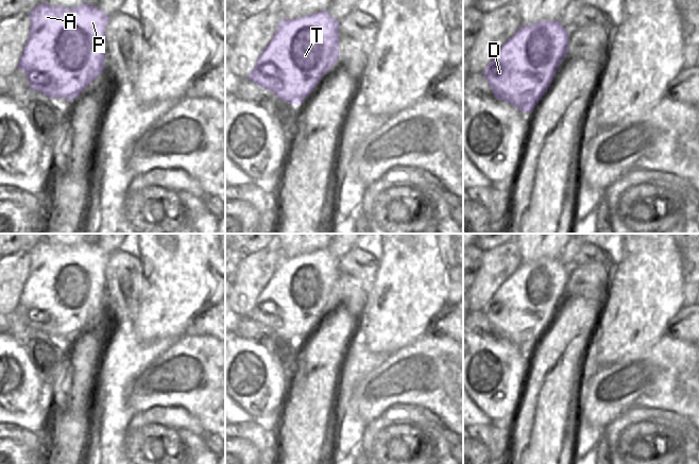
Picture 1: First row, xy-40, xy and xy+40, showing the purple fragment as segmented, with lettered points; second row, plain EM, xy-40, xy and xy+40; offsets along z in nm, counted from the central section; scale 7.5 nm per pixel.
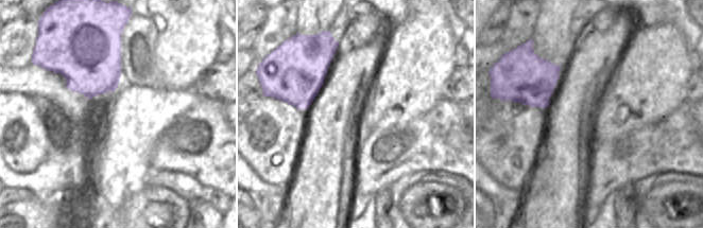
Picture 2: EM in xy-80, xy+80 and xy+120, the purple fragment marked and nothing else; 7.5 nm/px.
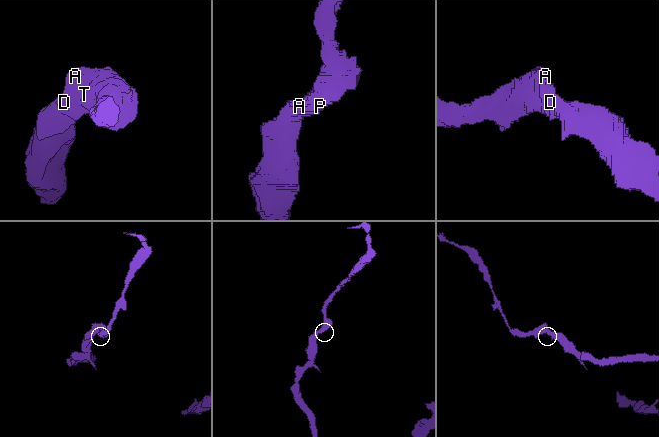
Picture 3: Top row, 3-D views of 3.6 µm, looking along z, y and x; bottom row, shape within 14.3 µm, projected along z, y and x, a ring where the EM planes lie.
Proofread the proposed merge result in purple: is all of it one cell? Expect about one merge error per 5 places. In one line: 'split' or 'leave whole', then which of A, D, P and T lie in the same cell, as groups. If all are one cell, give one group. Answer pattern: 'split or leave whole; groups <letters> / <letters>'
leave whole; groups A D P T

